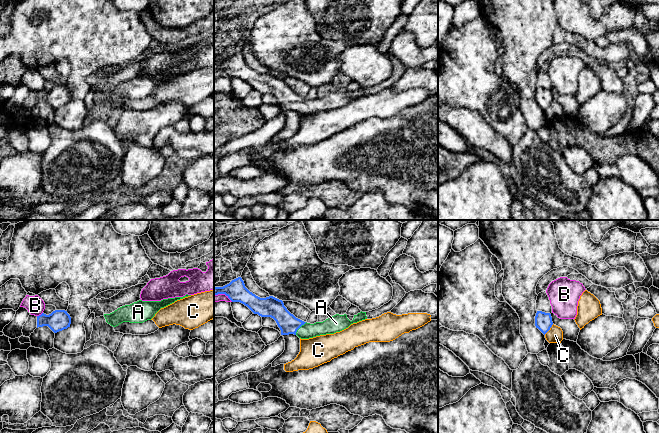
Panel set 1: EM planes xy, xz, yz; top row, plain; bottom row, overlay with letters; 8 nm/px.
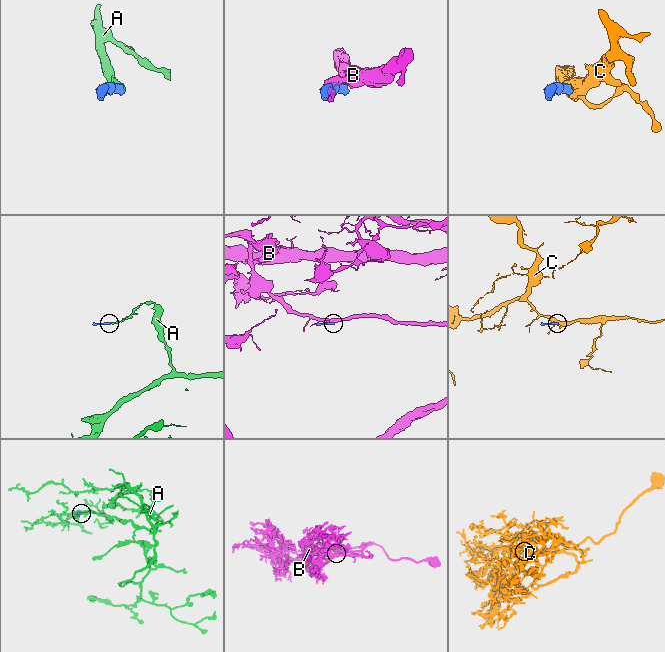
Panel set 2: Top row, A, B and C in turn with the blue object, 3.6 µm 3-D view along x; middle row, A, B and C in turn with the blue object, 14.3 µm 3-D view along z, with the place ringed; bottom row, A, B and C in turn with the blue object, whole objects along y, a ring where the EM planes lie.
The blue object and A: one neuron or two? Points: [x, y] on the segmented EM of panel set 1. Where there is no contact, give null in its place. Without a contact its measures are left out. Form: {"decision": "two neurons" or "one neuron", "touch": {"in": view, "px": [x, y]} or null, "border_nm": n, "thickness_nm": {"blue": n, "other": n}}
{"decision": "one neuron", "touch": {"in": "xz", "px": [299, 327]}, "border_nm": 140, "thickness_nm": {"blue": 160, "other": 130}}

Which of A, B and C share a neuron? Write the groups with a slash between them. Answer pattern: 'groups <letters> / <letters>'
groups A / B / C

